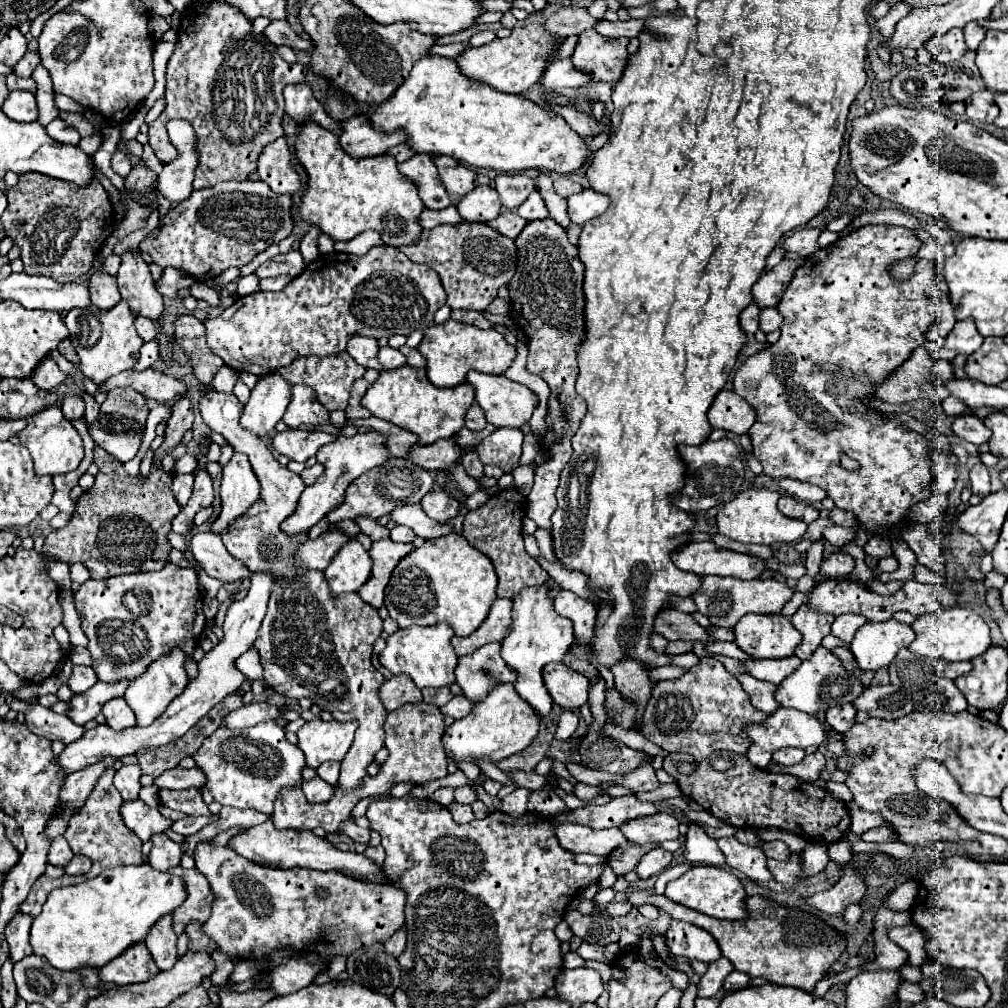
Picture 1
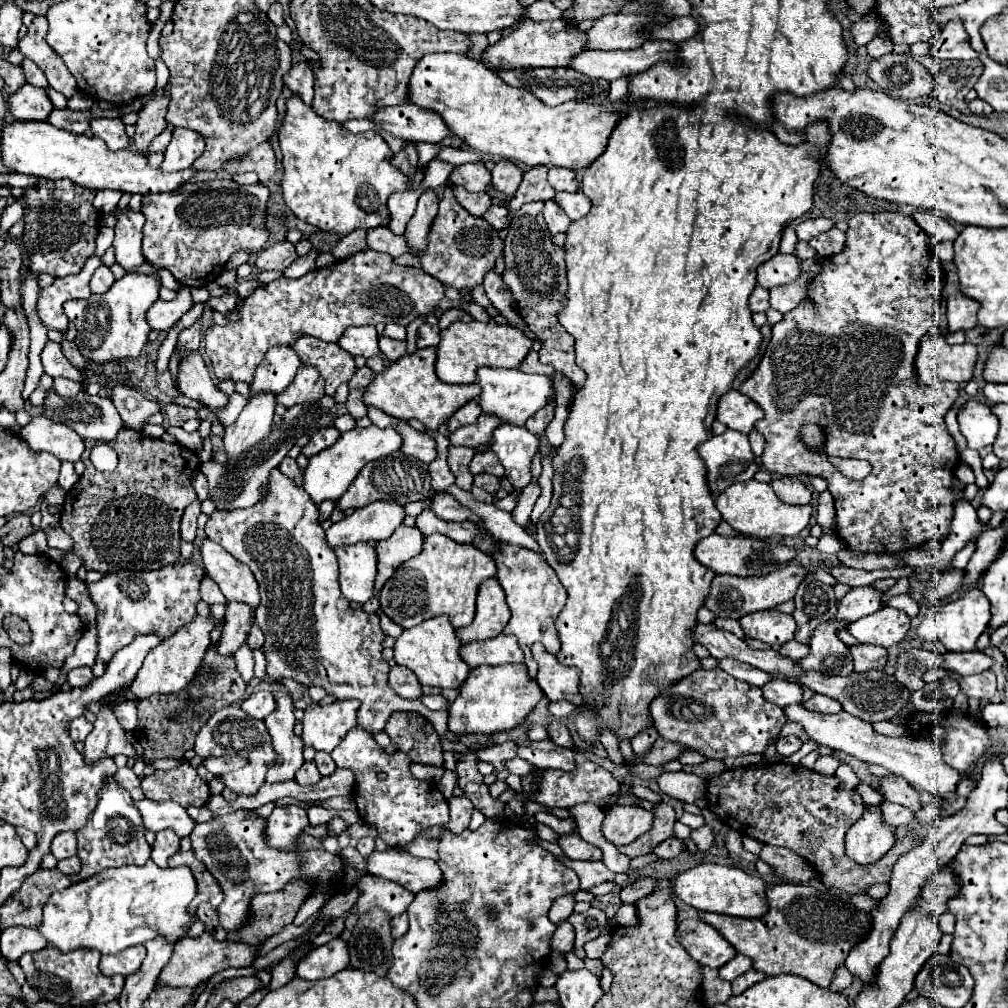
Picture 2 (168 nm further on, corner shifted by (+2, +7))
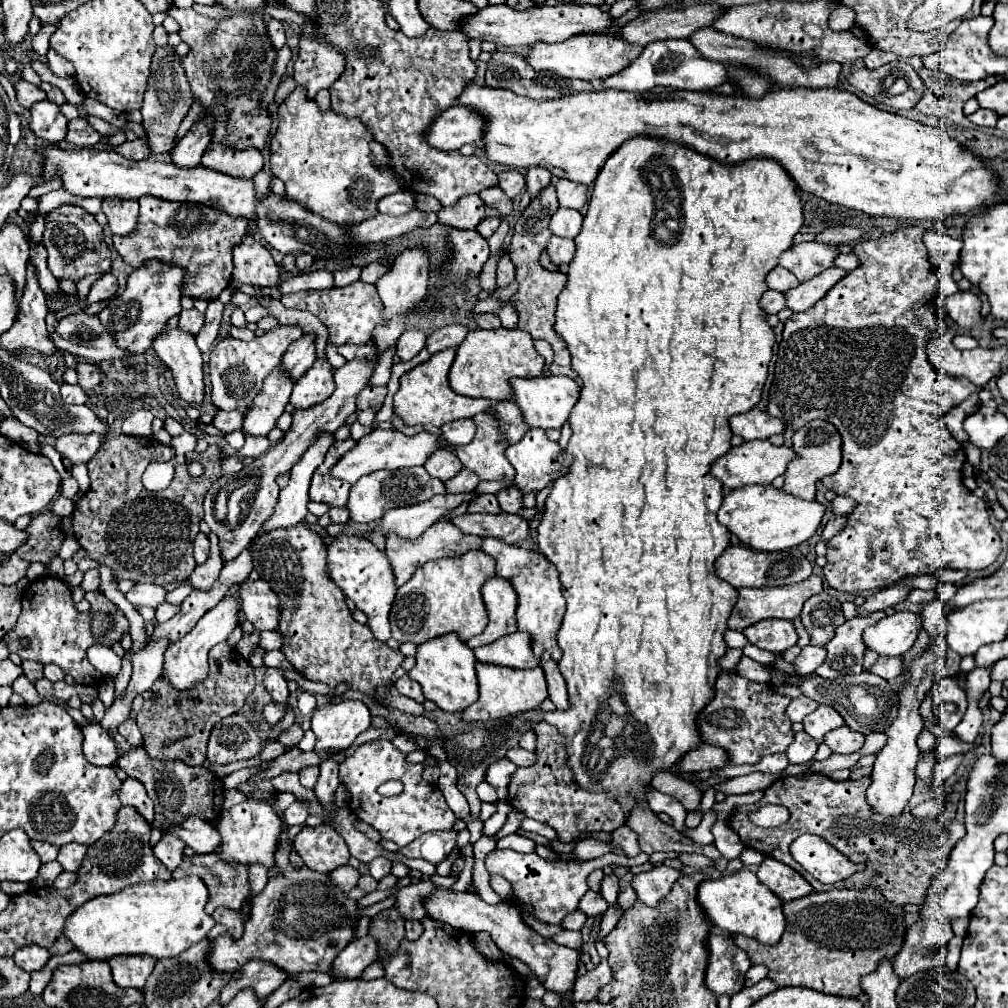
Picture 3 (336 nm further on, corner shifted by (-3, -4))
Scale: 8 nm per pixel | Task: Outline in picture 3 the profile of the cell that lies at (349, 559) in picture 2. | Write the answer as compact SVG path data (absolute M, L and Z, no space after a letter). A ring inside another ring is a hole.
M341 533L327 545L327 575L367 615L367 627L371 633L379 641L387 641L391 637L389 611L397 593L395 575L387 555L363 537Z

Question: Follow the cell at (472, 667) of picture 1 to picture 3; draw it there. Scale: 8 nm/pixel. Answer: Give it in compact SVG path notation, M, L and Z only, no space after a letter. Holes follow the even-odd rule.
M521 631L505 635L495 643L483 645L481 649L475 649L475 657L481 663L505 665L513 669L529 669L539 665L539 659L533 655L531 649L531 635Z

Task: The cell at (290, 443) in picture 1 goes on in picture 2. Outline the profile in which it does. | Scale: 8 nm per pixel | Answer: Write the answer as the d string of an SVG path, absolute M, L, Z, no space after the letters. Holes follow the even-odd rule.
M334 426L314 430L314 432L310 434L310 442L302 448L302 454L304 454L304 456L314 456L314 454L318 454L320 450L330 448L338 438L340 438L340 432L338 432Z

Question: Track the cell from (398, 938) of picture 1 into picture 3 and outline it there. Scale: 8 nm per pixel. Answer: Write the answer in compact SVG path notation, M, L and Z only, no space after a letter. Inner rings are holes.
M407 921L407 923L405 923L405 937L407 937L409 941L419 939L421 933L423 933L423 925L421 925L421 921Z

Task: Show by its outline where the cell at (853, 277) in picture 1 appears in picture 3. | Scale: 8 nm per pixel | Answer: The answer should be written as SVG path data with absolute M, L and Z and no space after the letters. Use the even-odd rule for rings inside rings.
M905 227L893 235L887 235L885 239L873 239L865 243L855 245L855 255L861 261L861 267L851 271L847 277L843 277L817 305L813 305L807 311L793 313L791 319L785 321L783 329L783 341L779 343L779 359L775 363L775 381L771 385L771 397L767 405L767 413L771 417L783 417L785 425L791 429L801 429L809 419L827 419L831 421L841 437L843 437L843 463L835 475L829 475L823 479L825 487L835 491L837 495L849 495L857 501L857 507L853 513L847 515L847 527L829 539L827 543L827 565L823 567L823 575L829 583L831 589L843 591L843 593L861 593L861 591L871 591L871 589L883 589L889 587L905 577L911 575L933 575L939 569L959 569L959 571L983 571L989 565L995 563L995 559L1001 553L1001 537L995 531L995 527L989 521L989 511L983 499L975 497L961 479L961 467L965 463L965 451L961 443L953 439L949 429L943 423L943 415L957 407L961 401L965 401L971 393L975 393L977 387L973 387L967 379L963 377L949 377L947 373L939 373L939 369L929 361L927 357L927 345L933 337L939 337L947 325L945 321L935 315L935 297L939 295L939 285L937 285L937 275L933 273L933 267L929 265L927 249L921 241L923 237L923 227ZM915 313L929 313L929 327L923 323L915 321Z

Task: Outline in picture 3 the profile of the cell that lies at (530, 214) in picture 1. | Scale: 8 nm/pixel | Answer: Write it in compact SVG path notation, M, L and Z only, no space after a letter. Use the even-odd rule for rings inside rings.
M531 165L527 167L527 189L531 193L531 197L535 197L541 189L545 189L545 185L551 183L551 173L541 167L541 165Z

